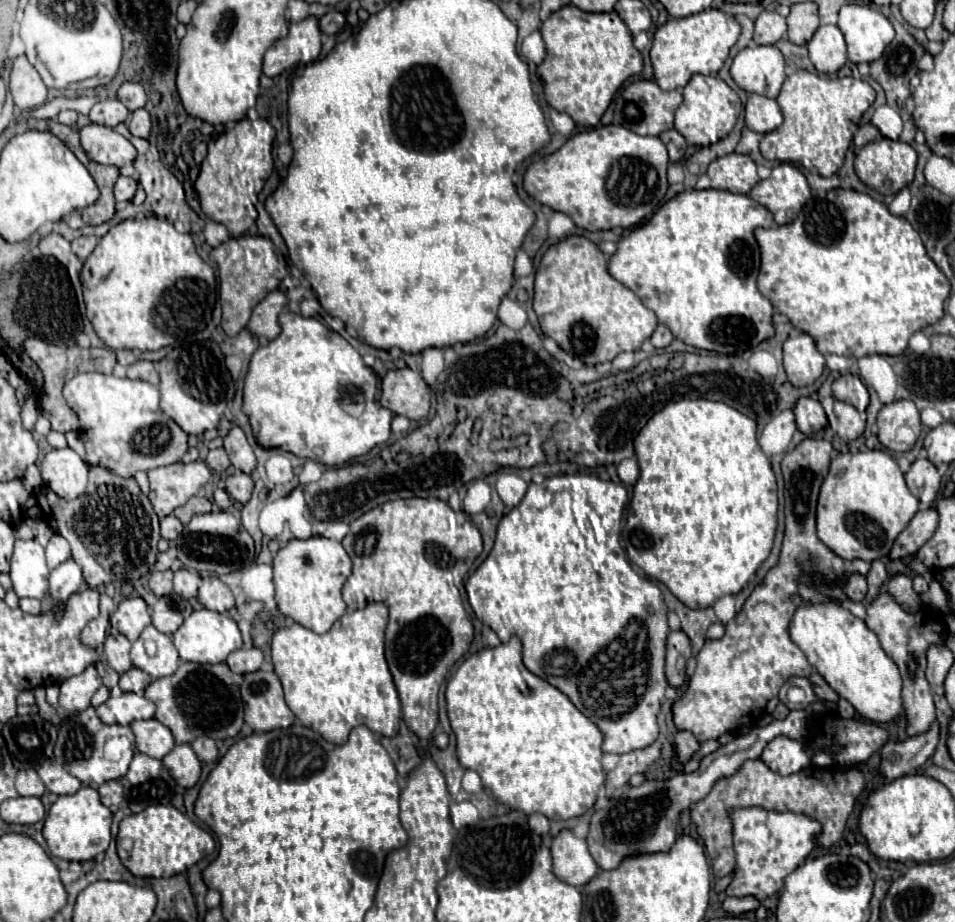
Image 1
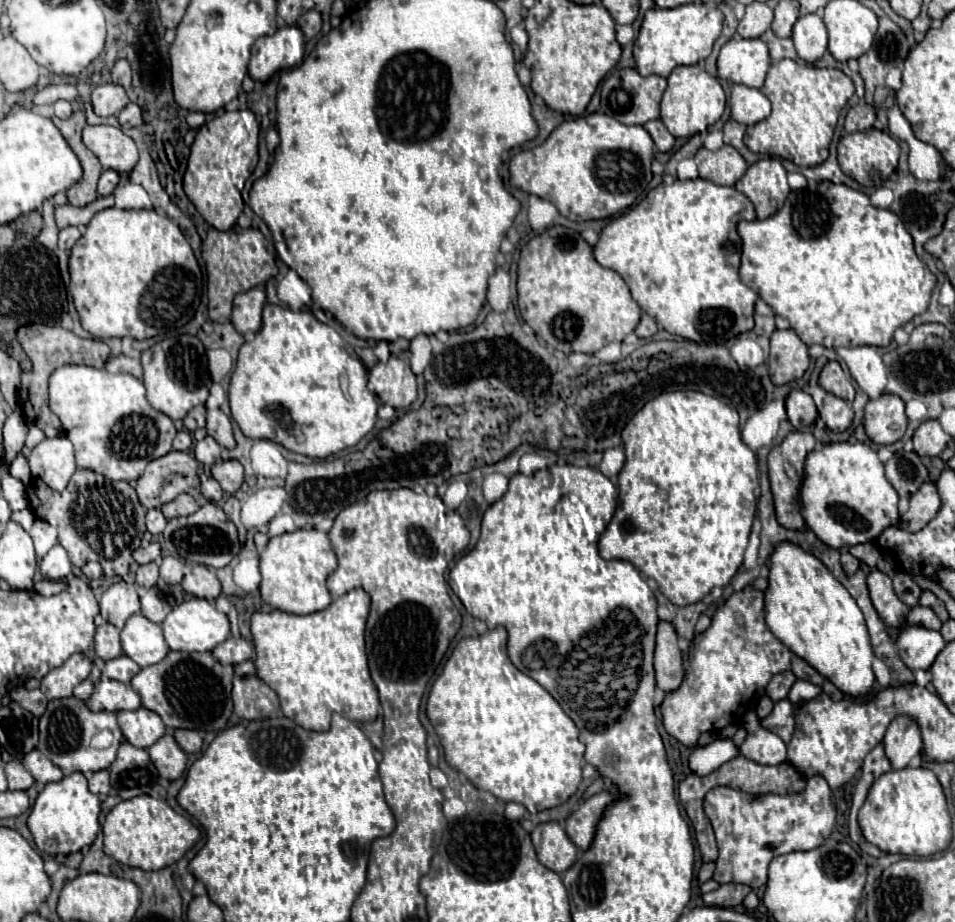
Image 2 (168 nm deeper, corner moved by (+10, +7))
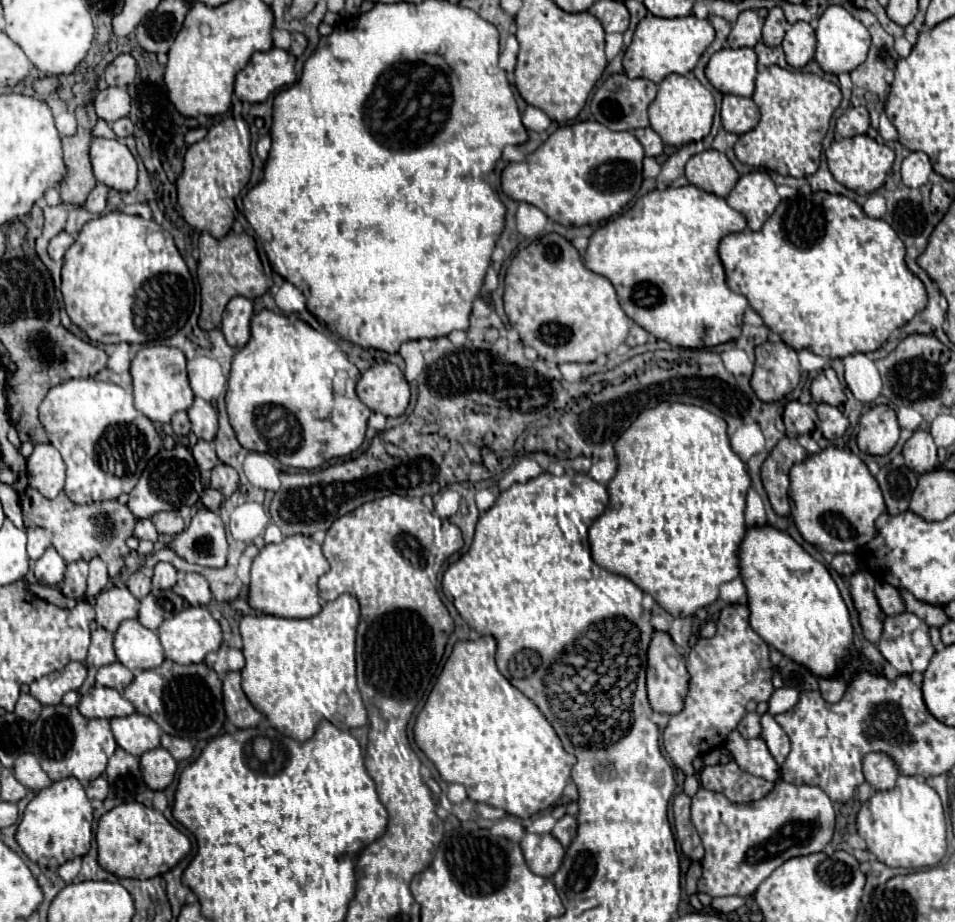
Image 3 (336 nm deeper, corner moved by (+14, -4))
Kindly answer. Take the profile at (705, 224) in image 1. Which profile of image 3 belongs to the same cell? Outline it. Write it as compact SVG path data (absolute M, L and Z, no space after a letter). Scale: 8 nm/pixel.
M694 185L678 189L666 187L664 191L654 189L640 197L626 213L594 231L584 253L584 265L612 281L624 313L650 335L672 347L710 349L738 339L742 333L742 317L748 299L730 291L726 285L726 271L718 255L718 245L728 233L744 231L746 227L746 217L742 213L734 211L722 197Z

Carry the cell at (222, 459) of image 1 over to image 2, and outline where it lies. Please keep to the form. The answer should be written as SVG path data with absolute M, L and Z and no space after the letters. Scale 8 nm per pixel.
M206 436L202 442L196 442L194 454L196 454L198 462L214 464L220 458L220 454L222 454L222 446L212 436Z

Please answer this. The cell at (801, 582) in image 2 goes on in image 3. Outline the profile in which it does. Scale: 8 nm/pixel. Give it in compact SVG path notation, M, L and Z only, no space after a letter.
M768 525L748 529L740 545L740 575L748 589L750 625L770 647L788 659L794 659L794 663L810 667L810 671L814 671L818 677L834 677L844 669L846 663L852 661L850 649L854 643L854 629L848 607L828 569L814 561L788 533Z

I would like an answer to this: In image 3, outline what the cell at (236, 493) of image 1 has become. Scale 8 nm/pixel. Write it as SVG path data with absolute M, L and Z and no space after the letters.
M218 463L212 469L210 487L214 487L216 491L220 491L224 495L224 499L230 499L230 495L238 489L238 473L232 467L228 467L224 463Z

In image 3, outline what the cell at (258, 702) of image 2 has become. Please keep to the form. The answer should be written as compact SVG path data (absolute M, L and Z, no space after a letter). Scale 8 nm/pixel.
M228 673L224 677L224 709L226 709L226 717L238 729L256 727L258 721L262 719L262 715L246 699L246 695L244 695L244 691L240 687L240 681L242 681L240 673Z

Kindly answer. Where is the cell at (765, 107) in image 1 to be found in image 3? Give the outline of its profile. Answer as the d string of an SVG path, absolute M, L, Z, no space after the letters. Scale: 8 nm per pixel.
M724 95L720 115L724 129L736 135L752 131L760 121L760 111L756 103L752 99L738 95Z

